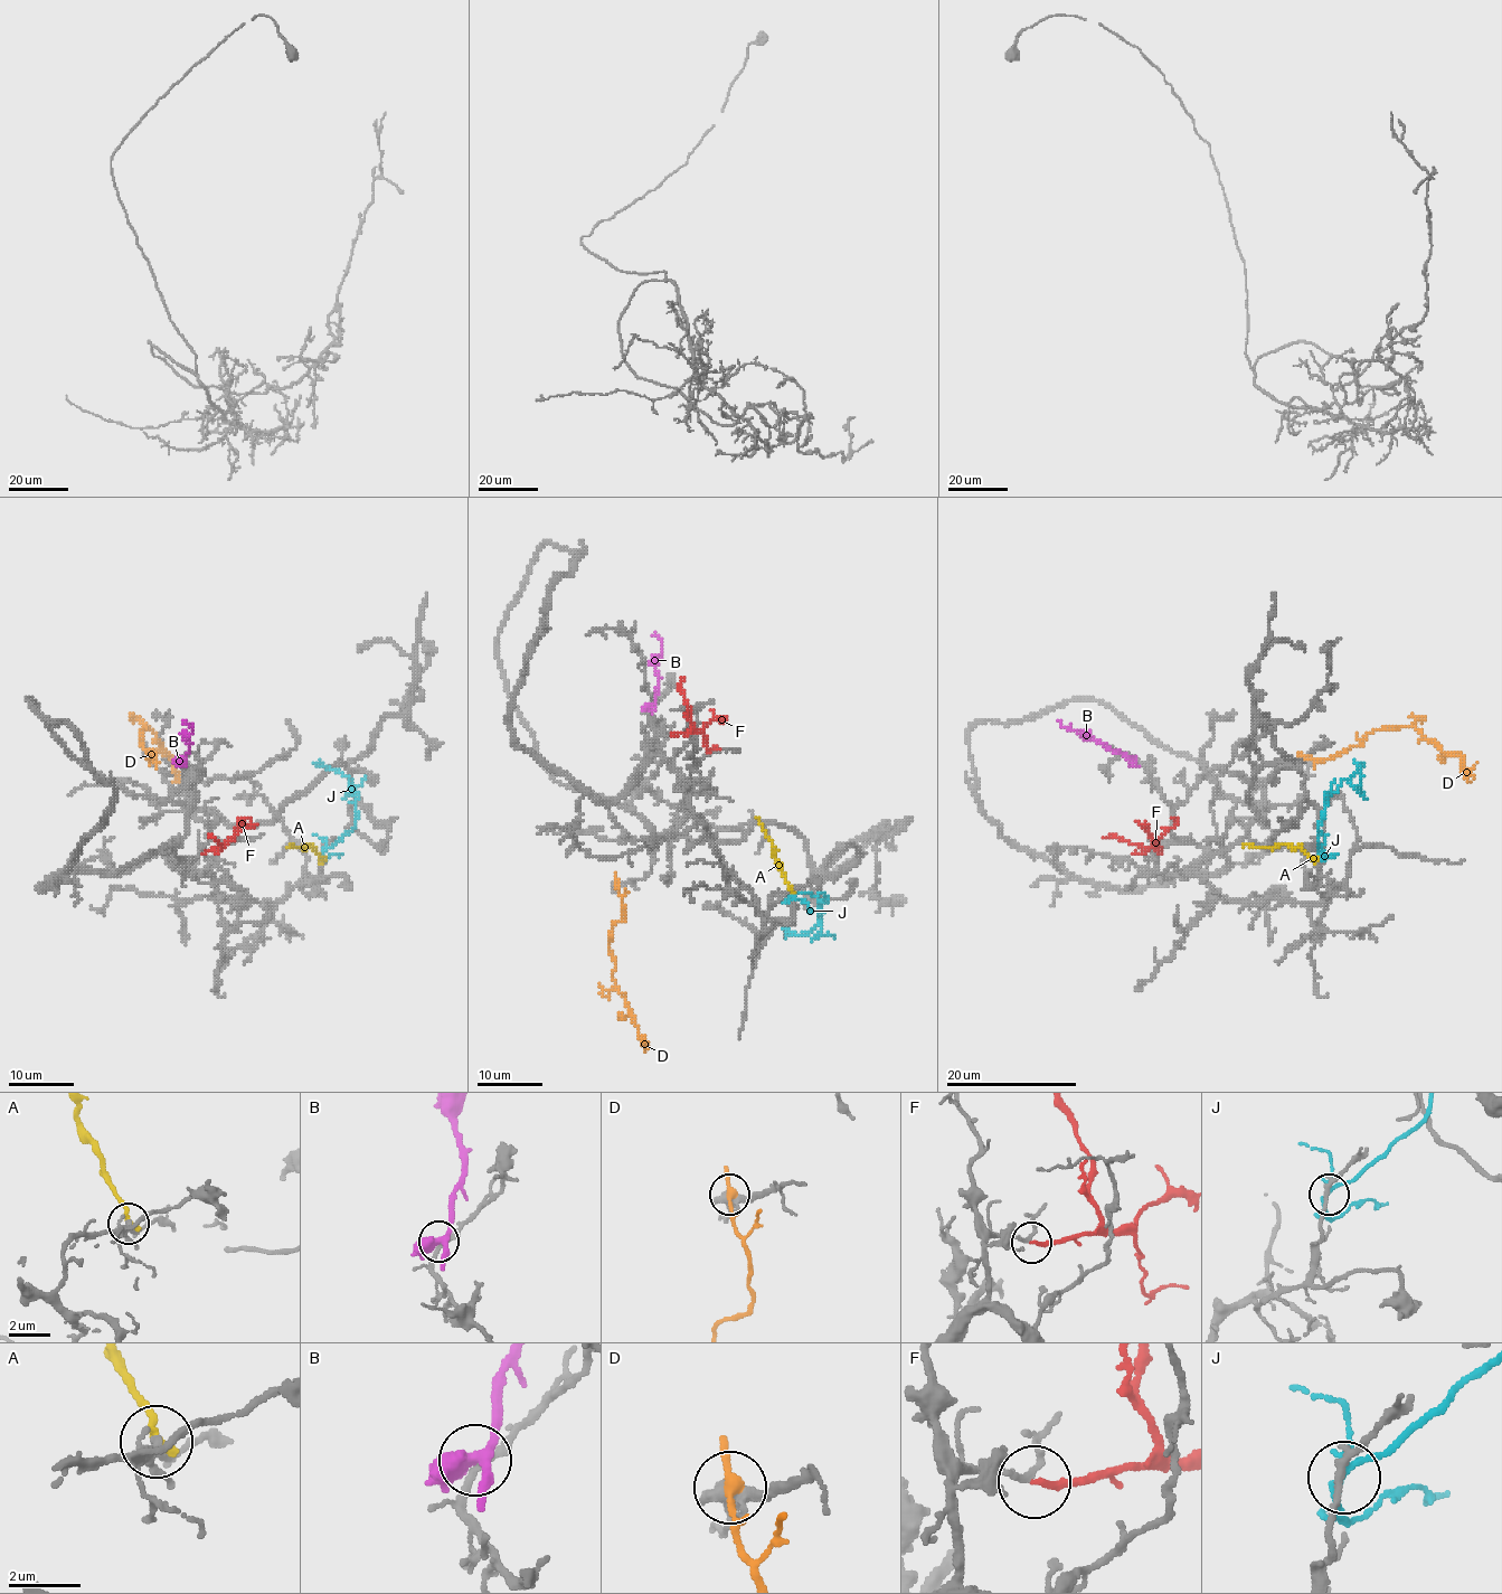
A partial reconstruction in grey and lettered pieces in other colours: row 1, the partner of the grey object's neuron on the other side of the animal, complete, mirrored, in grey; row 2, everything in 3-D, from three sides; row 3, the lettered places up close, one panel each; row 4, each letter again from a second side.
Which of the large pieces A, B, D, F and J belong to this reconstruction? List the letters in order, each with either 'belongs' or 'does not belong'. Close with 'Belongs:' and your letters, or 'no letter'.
A: does not belong
B: does not belong
D: does not belong
F: belongs
J: does not belong
Belongs: F

